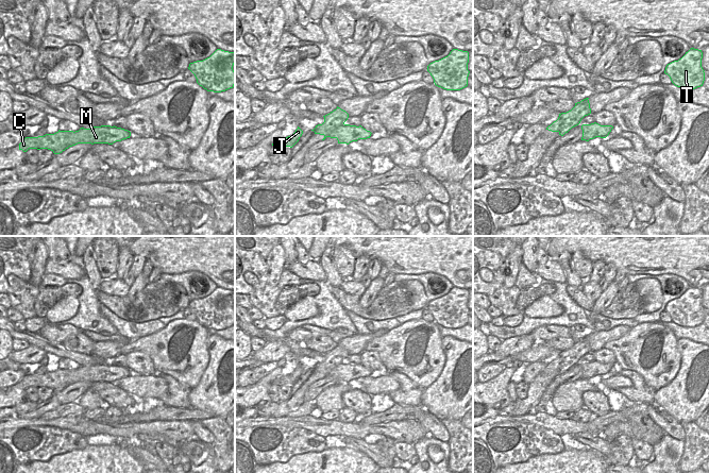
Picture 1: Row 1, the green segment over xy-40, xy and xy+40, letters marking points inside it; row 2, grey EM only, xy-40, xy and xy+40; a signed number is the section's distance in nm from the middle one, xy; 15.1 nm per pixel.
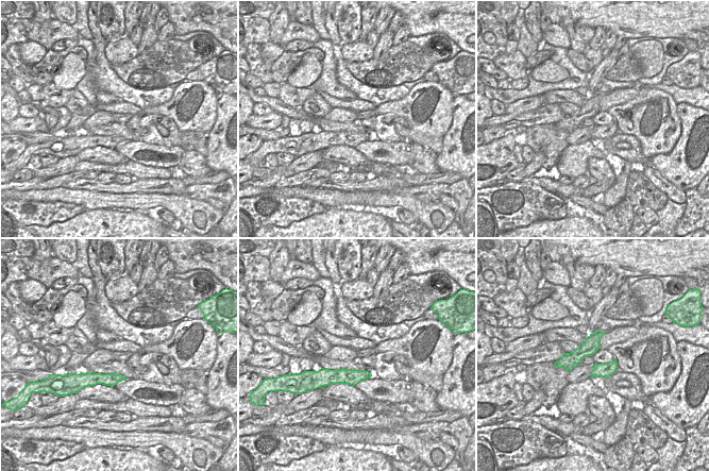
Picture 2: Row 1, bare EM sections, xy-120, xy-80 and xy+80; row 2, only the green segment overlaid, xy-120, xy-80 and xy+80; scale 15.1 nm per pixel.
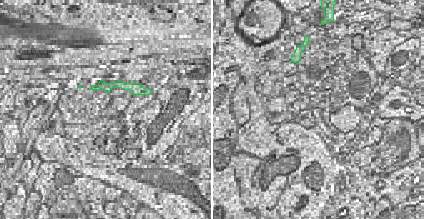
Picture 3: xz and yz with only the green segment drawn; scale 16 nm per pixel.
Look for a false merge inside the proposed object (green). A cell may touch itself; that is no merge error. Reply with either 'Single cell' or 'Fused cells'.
Fused cells

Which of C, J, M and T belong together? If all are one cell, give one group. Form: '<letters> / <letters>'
C J M / T

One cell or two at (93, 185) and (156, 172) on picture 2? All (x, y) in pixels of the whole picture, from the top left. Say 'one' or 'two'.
two

